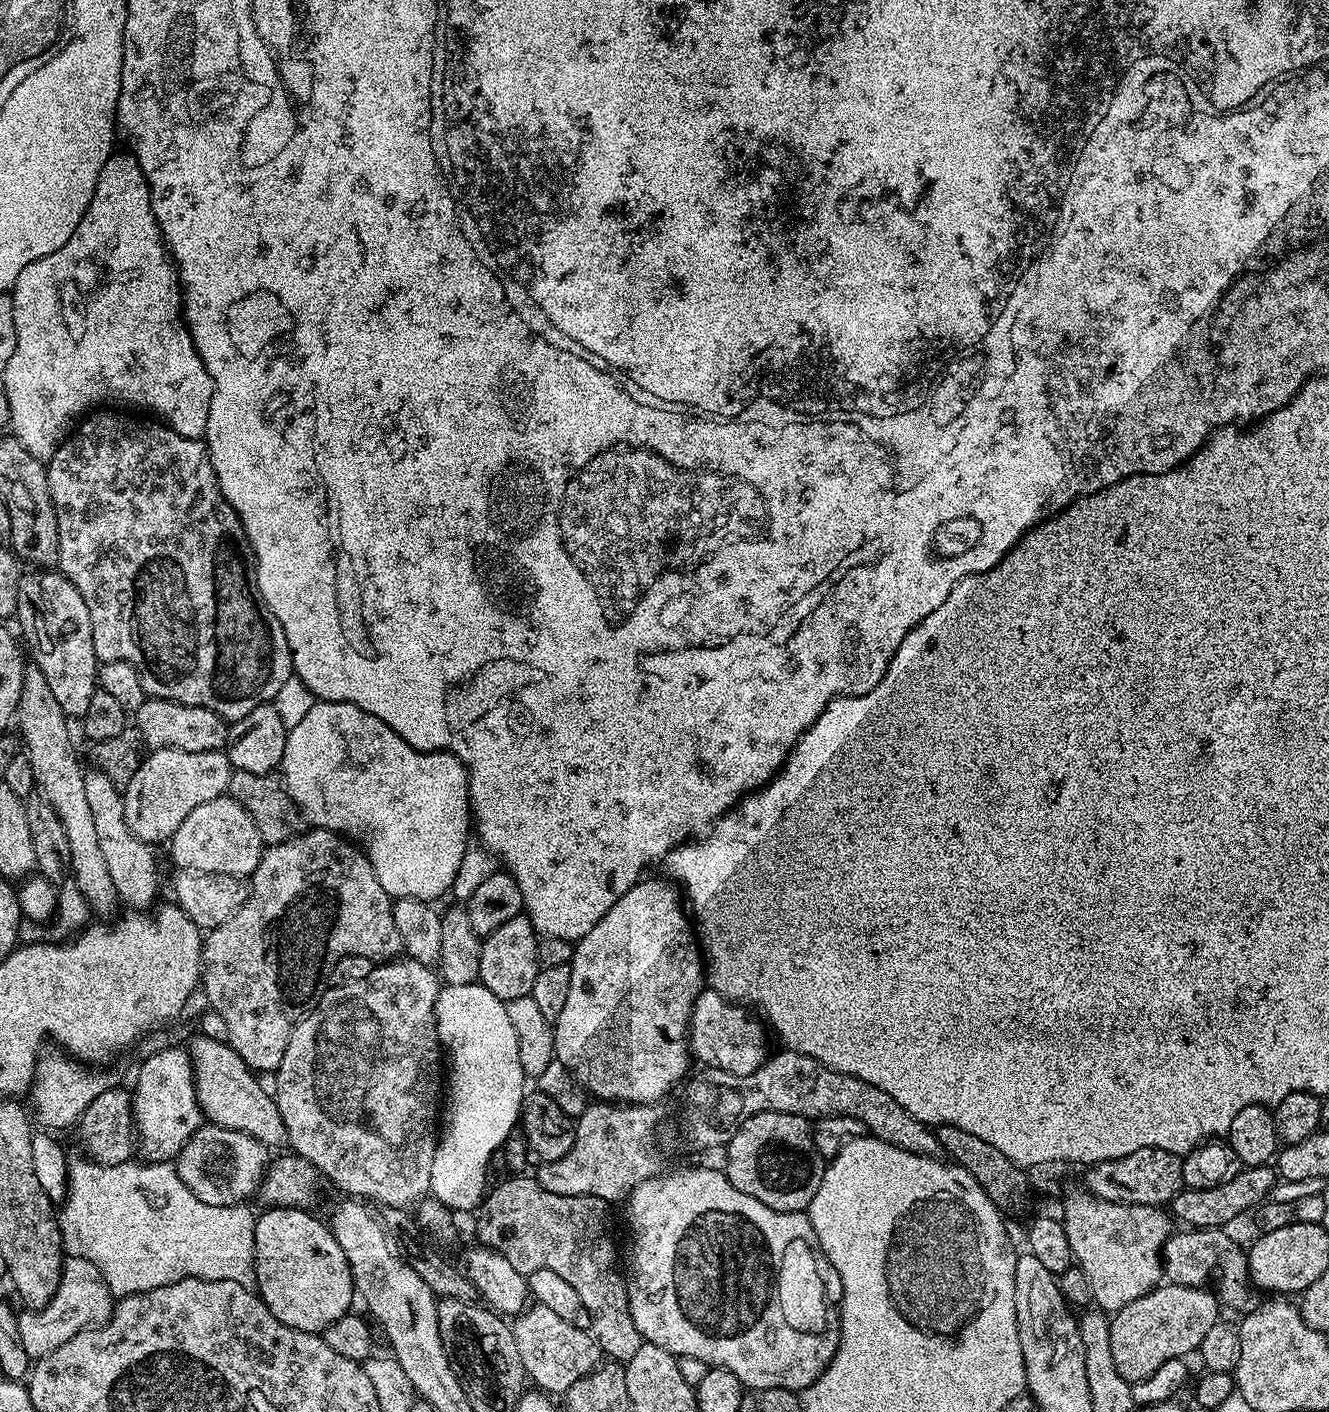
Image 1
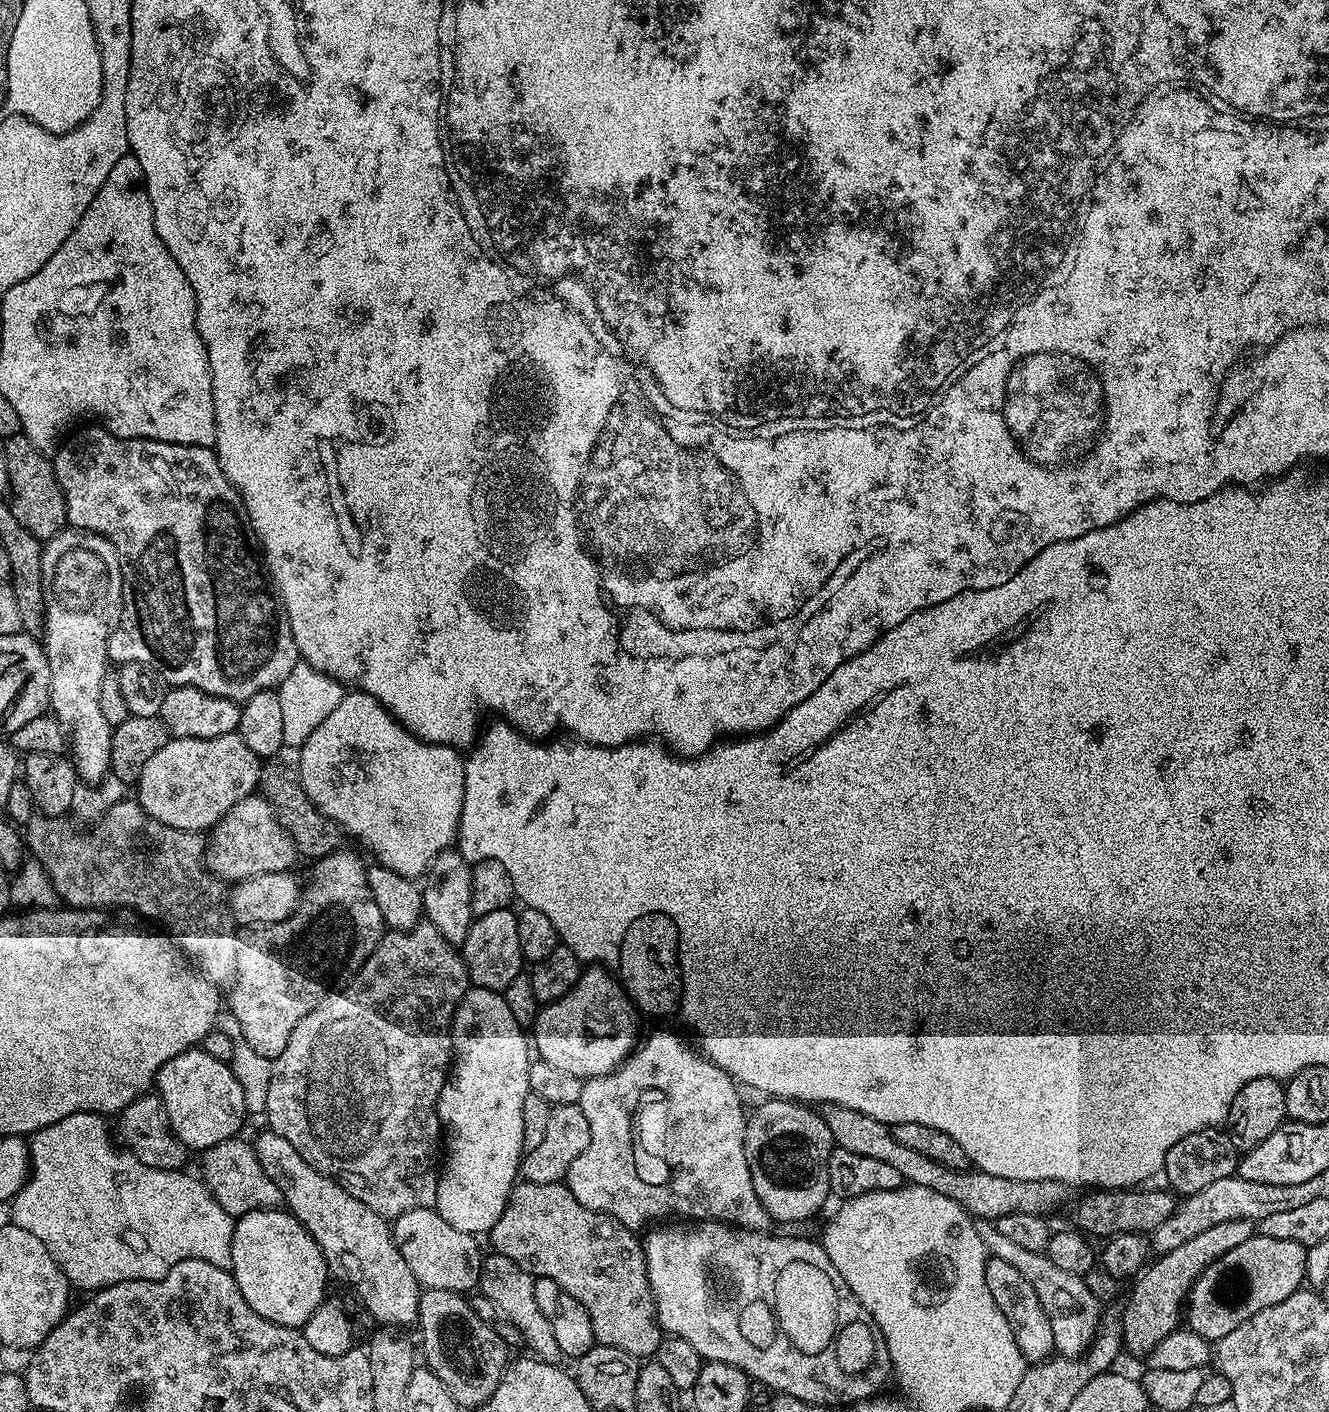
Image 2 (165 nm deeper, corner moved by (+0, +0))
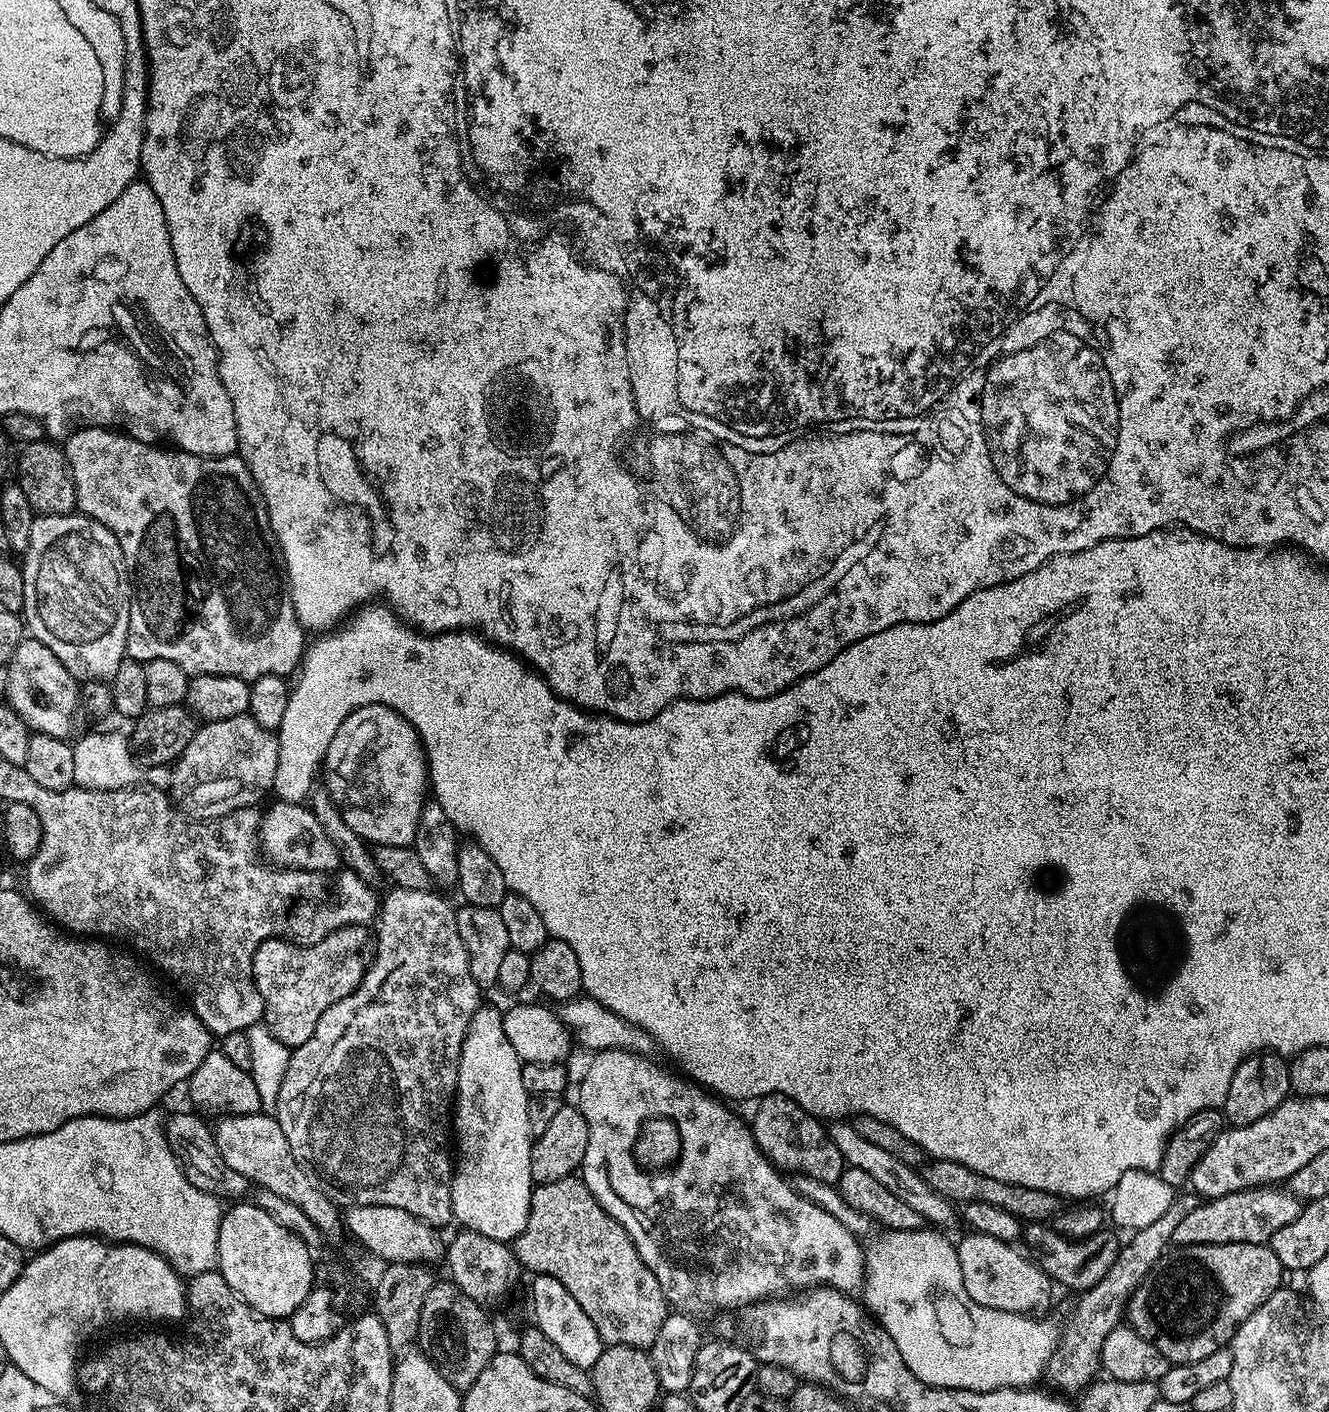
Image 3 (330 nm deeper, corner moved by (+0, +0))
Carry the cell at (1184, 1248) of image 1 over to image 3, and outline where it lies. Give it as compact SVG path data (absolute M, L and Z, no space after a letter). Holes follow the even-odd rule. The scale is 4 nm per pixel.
M1032 1222L1023 1229L1023 1243L1028 1243L1027 1251L1031 1253L1040 1269L1057 1285L1064 1288L1073 1288L1076 1294L1083 1294L1094 1287L1098 1281L1114 1266L1122 1247L1122 1240L1119 1240L1109 1230L1096 1232L1085 1240L1065 1240L1050 1226L1040 1222Z

